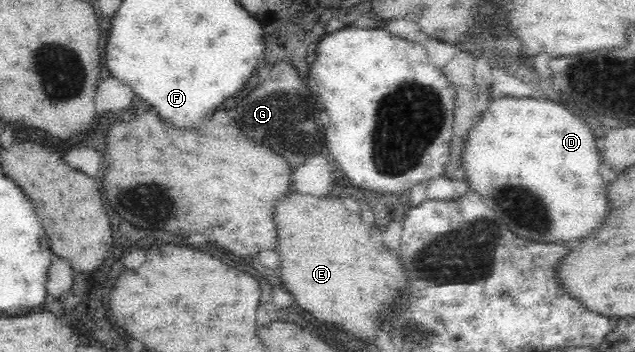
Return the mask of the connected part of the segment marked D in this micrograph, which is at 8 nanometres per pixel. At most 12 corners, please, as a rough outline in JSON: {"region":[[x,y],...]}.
{"region":[[499,96],[466,180],[513,234],[609,215],[595,135],[565,103]]}

